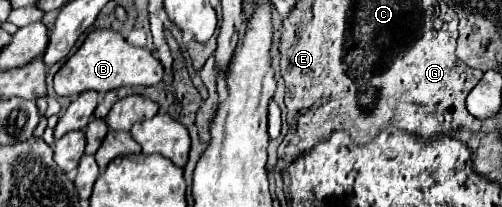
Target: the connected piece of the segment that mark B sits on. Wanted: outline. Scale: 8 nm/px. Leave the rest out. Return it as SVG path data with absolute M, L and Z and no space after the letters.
M94 30L86 36L84 44L74 56L54 74L54 90L58 96L76 96L86 90L110 92L122 86L152 86L160 84L164 78L162 64L146 48L130 46L118 32Z

